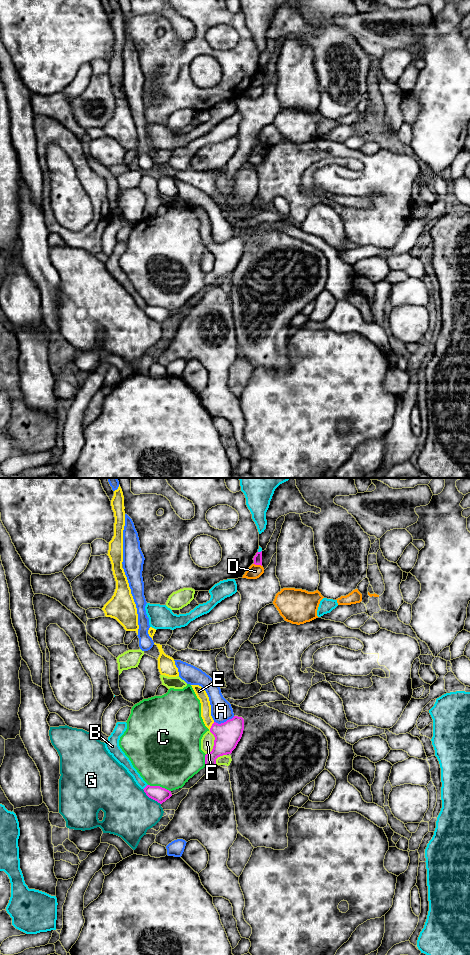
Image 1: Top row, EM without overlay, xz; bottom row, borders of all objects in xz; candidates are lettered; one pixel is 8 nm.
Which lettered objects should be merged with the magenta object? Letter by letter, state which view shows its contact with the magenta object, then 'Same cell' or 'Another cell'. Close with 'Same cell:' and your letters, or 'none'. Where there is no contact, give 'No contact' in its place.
A: Touches magenta in xz. Another cell
B: Touches magenta in xz. Another cell
C: Touches magenta in xz. Another cell
D: Touches magenta in xz. Another cell
E: Touches magenta in xz. Same cell
F: Touches magenta in xz. Another cell
G: Touches magenta in xz. Another cell
Same cell: E

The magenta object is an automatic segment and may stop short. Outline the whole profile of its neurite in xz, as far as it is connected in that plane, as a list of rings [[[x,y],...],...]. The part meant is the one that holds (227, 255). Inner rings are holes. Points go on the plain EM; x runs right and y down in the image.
[[[191,205],[197,218],[201,223],[201,237],[205,246],[210,250],[210,252],[214,255],[214,266],[210,273],[205,275],[205,286],[215,286],[216,279],[220,276],[231,274],[232,271],[236,268],[238,262],[240,261],[243,250],[244,250],[244,239],[242,237],[234,236],[232,239],[227,240],[224,243],[218,244],[216,243],[211,236],[211,225],[209,221],[209,217],[206,211],[199,205]]]

